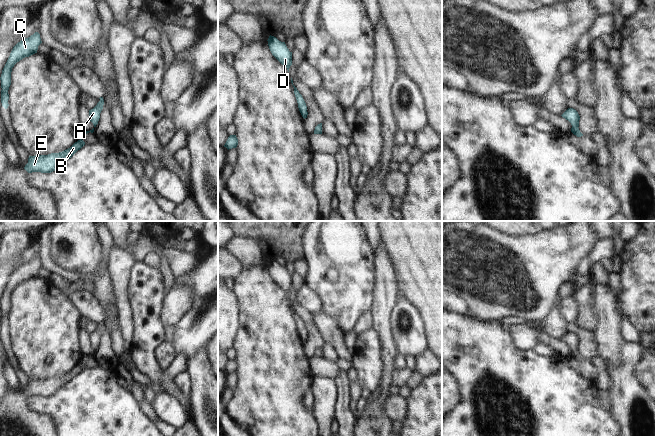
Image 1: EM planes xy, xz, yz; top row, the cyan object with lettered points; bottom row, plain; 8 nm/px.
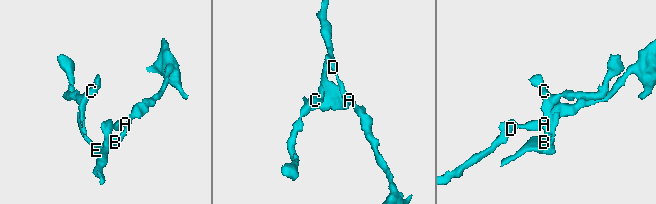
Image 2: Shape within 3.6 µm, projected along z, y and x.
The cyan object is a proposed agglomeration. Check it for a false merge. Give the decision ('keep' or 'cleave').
keep

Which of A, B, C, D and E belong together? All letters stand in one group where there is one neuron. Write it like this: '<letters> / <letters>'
A B C D E

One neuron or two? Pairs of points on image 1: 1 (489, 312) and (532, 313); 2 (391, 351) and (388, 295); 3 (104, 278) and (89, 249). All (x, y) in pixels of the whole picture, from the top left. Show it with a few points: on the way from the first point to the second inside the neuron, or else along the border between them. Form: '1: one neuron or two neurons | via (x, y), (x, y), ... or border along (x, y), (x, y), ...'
1: one neuron | via (500, 312), (521, 312)
2: one neuron | via (386, 337), (383, 328), (383, 309)
3: two neurons | border along (102, 244), (103, 263), (93, 275)

